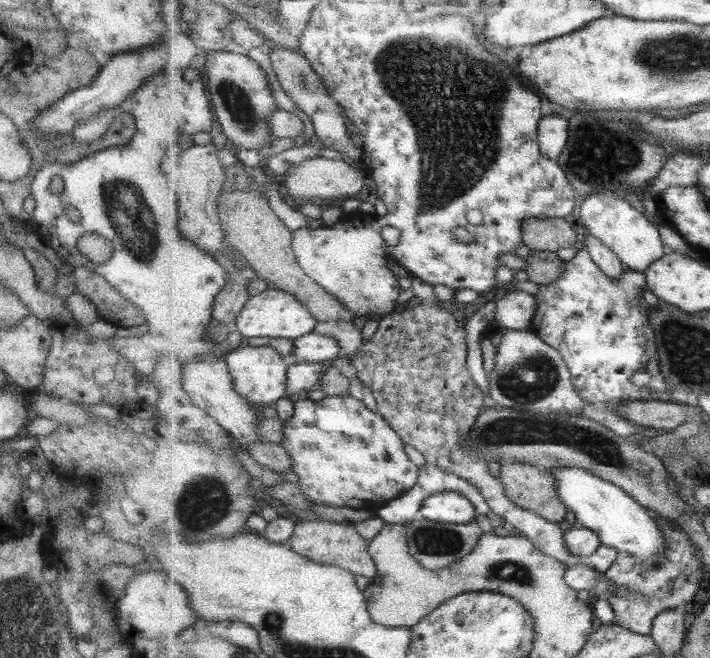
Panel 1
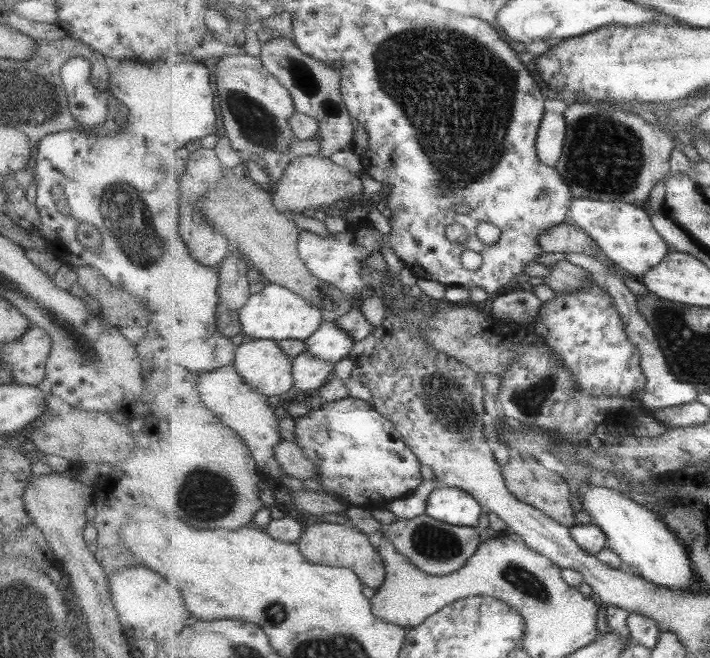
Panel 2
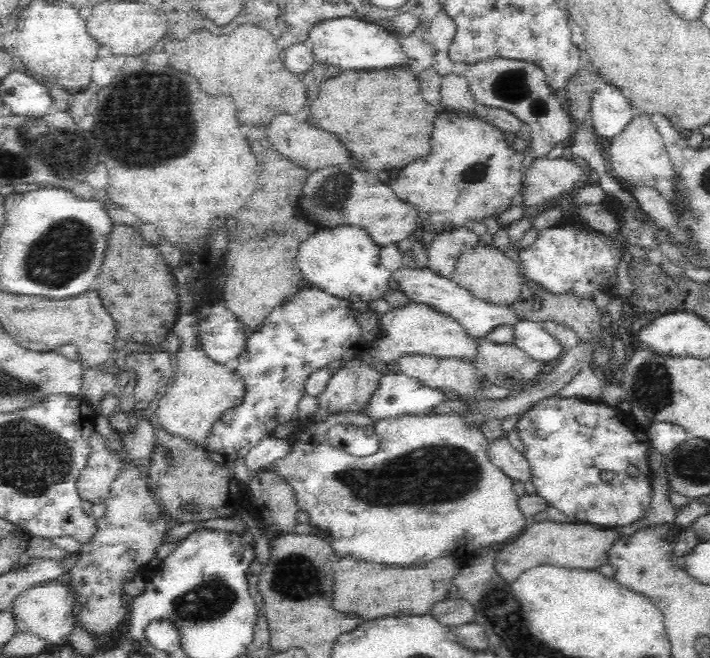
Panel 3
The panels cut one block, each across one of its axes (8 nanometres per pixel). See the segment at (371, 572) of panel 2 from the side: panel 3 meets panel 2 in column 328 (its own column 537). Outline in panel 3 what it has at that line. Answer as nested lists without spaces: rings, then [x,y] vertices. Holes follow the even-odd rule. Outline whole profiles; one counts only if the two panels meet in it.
[[[554,520],[543,522],[530,521],[526,529],[511,542],[498,547],[496,570],[512,582],[530,567],[554,565],[559,567],[597,570],[610,564],[609,550],[614,542],[625,536],[615,528],[599,527],[590,523],[561,523]]]

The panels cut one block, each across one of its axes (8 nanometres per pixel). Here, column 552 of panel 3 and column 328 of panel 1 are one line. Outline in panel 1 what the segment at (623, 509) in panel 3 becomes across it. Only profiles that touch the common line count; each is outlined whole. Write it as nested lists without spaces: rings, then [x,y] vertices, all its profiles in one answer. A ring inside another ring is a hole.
[[[349,394],[345,395],[331,395],[327,396],[324,400],[301,400],[294,403],[295,414],[290,419],[284,421],[284,439],[281,444],[284,449],[287,450],[288,456],[292,460],[292,472],[299,478],[298,486],[303,491],[303,494],[310,498],[313,502],[325,506],[339,506],[339,507],[349,507],[363,510],[377,510],[381,506],[385,506],[388,501],[393,501],[396,498],[402,496],[403,493],[413,489],[418,485],[420,466],[413,464],[409,460],[409,456],[405,454],[405,442],[401,436],[399,436],[398,431],[386,421],[386,418],[381,416],[379,413],[371,412],[361,400],[353,398]]]

